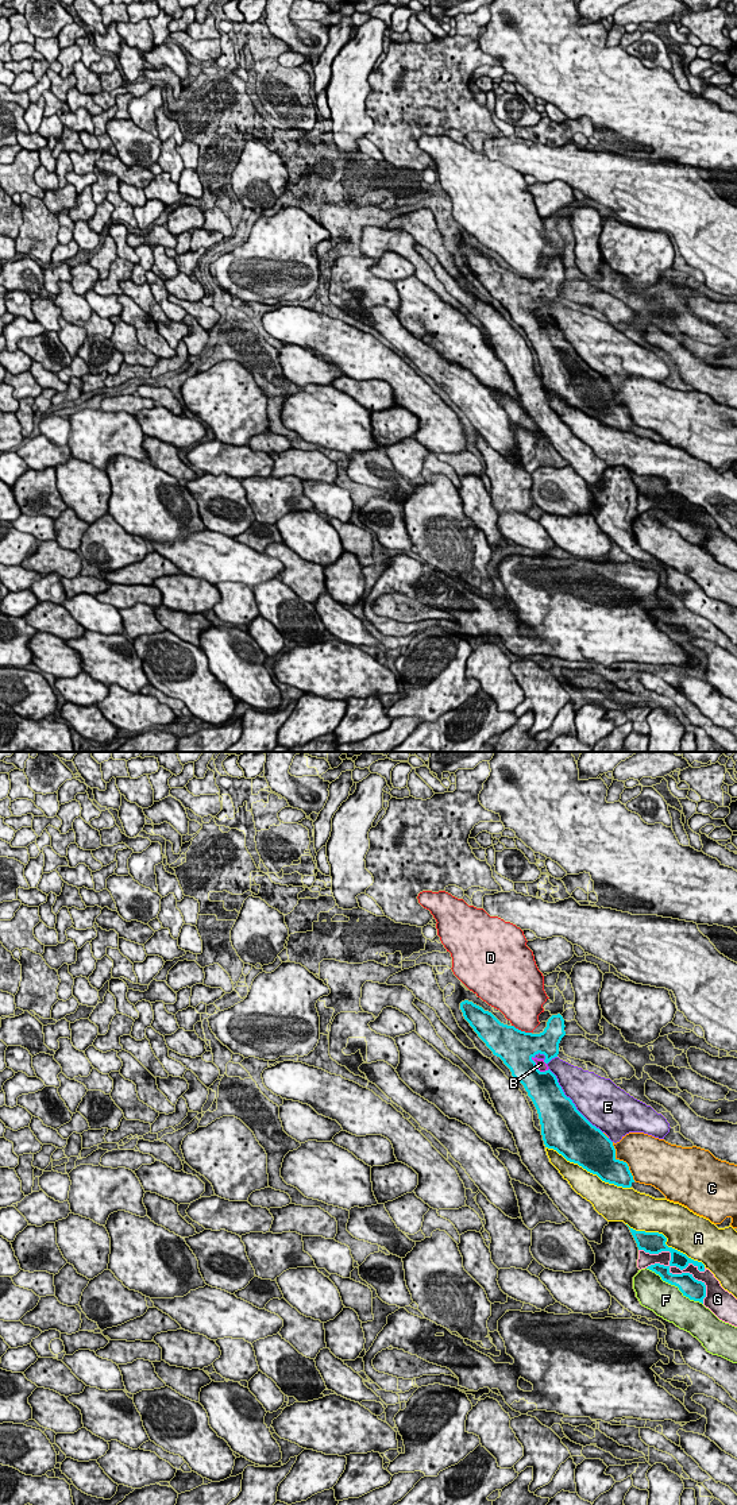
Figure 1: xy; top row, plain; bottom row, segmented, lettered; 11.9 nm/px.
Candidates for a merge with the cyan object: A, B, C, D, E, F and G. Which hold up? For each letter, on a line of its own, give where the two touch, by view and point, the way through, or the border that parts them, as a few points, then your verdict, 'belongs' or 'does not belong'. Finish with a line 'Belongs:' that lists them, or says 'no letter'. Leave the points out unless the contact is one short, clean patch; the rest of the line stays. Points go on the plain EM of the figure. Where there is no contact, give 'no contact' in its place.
A: contact xy (587, 415); does not belong
B: contact xy (537, 312); way xy (543, 332), (537, 323), (537, 312), (540, 308); belongs
C: contact xy (622, 405); does not belong
D: contact xy (520, 274); does not belong
E: contact xy (571, 346); does not belong
F: contact xy (674, 528); does not belong
G: contact xy (675, 509); does not belong
Belongs: B

